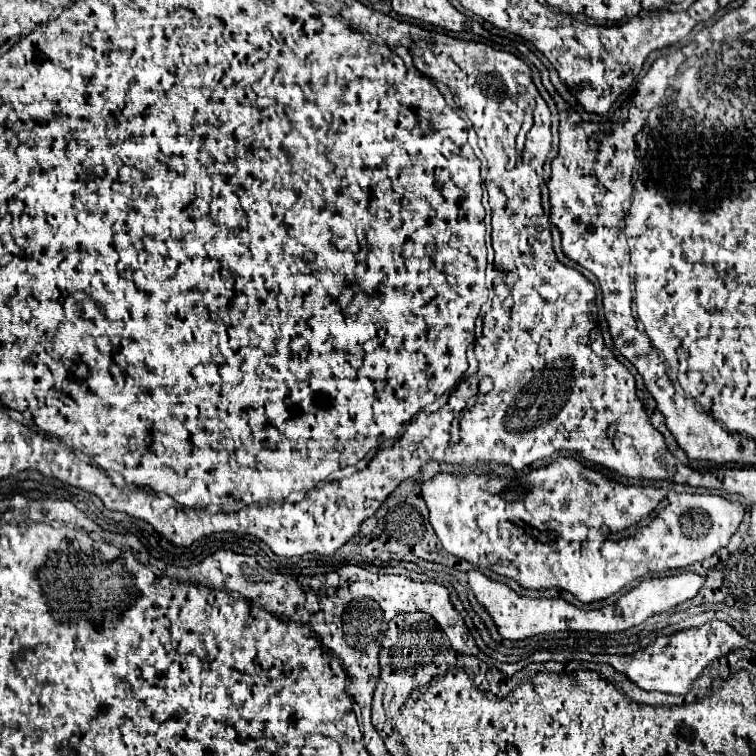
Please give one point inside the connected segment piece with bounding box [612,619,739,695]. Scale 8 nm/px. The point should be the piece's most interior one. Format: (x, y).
(671, 665)

